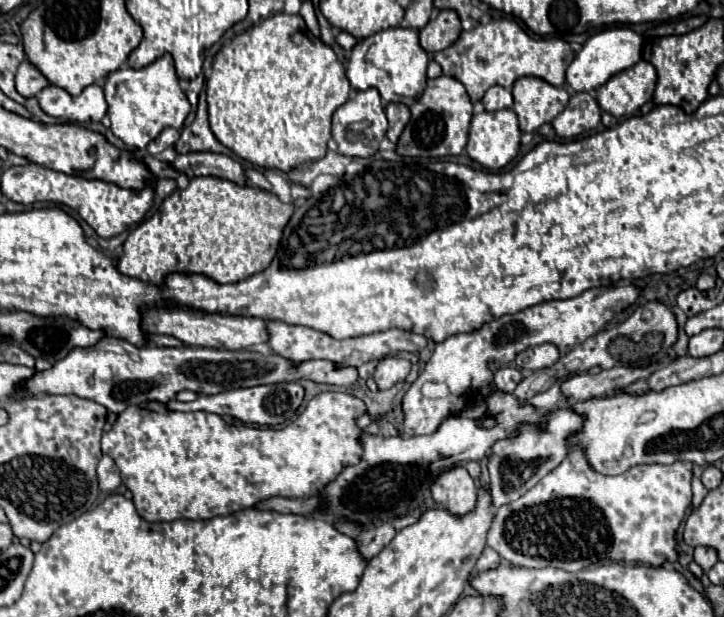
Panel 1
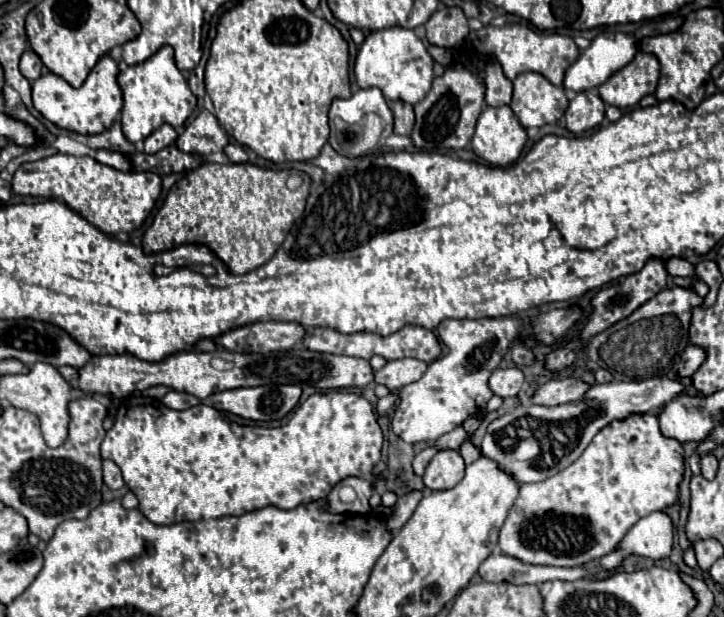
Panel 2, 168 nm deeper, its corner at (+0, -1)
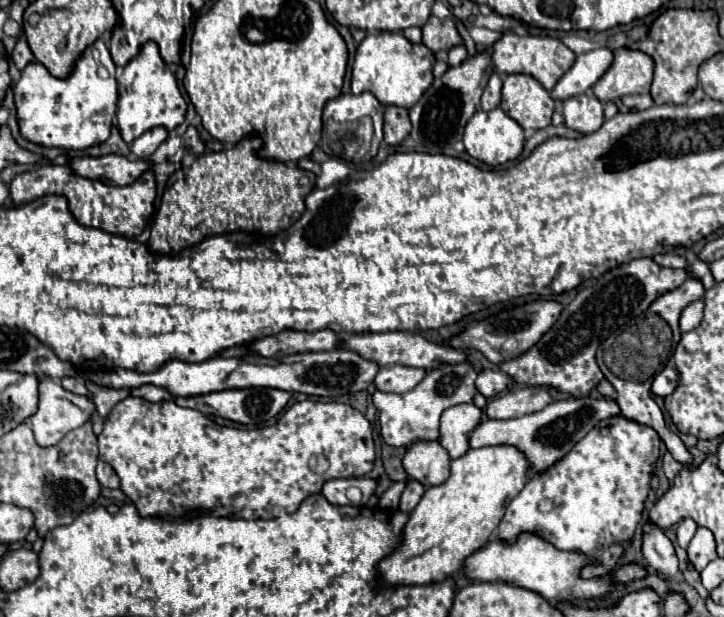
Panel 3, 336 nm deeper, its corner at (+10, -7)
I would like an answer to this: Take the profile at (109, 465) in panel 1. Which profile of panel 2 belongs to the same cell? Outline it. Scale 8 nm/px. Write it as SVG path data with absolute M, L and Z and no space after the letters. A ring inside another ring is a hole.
M109 459L103 461L103 481L109 489L121 489L125 485L125 481L121 477L121 469Z

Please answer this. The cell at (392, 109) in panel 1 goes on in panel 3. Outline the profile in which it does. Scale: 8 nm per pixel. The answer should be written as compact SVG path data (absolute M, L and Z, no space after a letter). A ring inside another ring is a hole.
M389 105L385 109L385 143L387 145L399 145L411 131L411 121L409 121L409 113L403 107L395 107Z

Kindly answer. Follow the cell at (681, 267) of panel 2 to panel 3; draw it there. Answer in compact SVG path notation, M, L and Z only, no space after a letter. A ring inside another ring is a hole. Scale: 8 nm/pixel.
M667 253L667 255L655 255L653 257L655 263L659 263L661 267L671 267L671 269L683 269L685 267L685 259L675 255L675 253Z

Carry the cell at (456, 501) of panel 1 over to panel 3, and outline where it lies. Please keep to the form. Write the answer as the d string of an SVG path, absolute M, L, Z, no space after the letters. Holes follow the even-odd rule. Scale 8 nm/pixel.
M417 441L403 457L407 475L419 481L423 487L445 483L449 479L449 465L449 453L439 445L439 441Z

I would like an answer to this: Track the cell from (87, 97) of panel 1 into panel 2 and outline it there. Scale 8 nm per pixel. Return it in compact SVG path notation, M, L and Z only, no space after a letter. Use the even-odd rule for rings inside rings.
M111 53L103 55L97 65L91 69L87 81L75 89L71 87L63 77L55 73L43 73L39 79L31 83L31 93L33 93L33 107L53 125L75 131L81 135L97 135L107 131L113 125L113 119L123 107L123 93L117 83L117 73L119 65L111 57Z

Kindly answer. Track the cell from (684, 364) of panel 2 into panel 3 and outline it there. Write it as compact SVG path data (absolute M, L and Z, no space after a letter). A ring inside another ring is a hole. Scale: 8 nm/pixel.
M665 367L665 369L655 377L651 391L653 391L655 395L659 395L659 397L667 397L669 393L675 391L677 381L679 381L677 369L675 369L675 367Z

